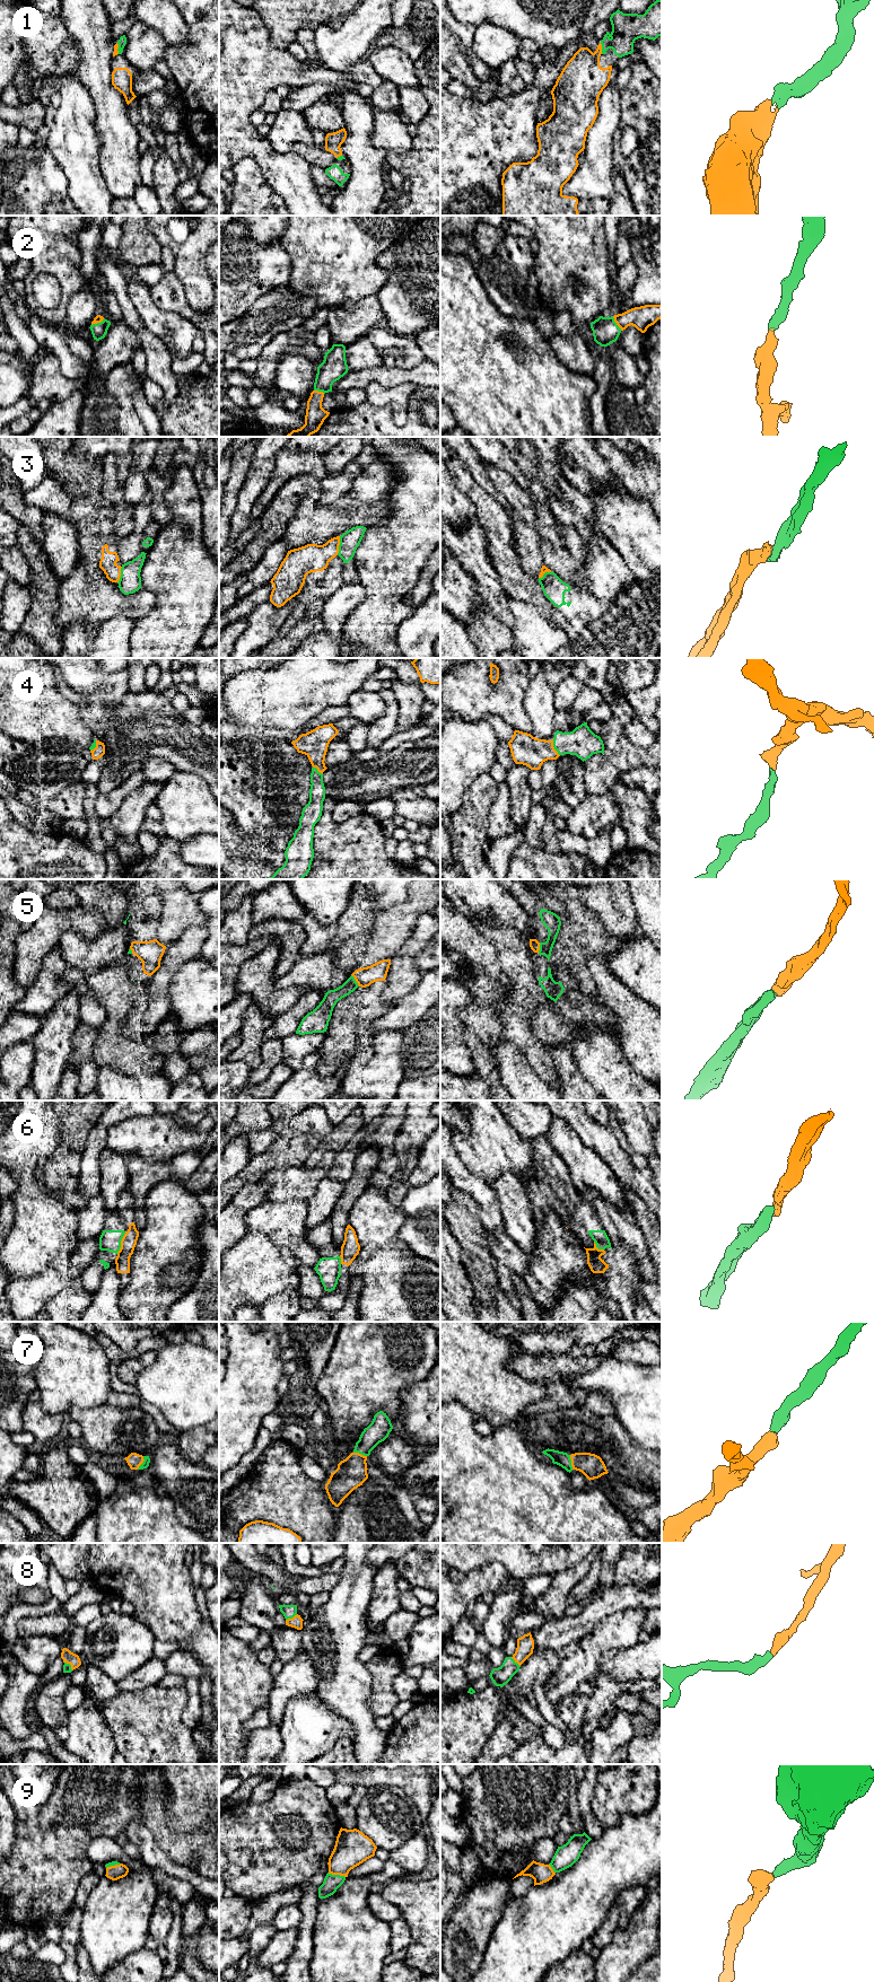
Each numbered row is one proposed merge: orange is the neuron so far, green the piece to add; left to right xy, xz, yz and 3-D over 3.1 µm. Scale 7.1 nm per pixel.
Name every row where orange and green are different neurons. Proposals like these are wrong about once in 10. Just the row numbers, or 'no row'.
3, 6

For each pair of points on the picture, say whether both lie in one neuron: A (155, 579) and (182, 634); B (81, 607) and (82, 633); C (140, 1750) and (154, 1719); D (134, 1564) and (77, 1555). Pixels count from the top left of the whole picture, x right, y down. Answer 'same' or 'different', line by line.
A: same
B: different
C: same
D: different

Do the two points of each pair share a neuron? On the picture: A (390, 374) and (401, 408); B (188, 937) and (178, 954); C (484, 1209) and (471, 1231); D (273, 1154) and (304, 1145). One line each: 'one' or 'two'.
A: two
B: one
C: two
D: one

